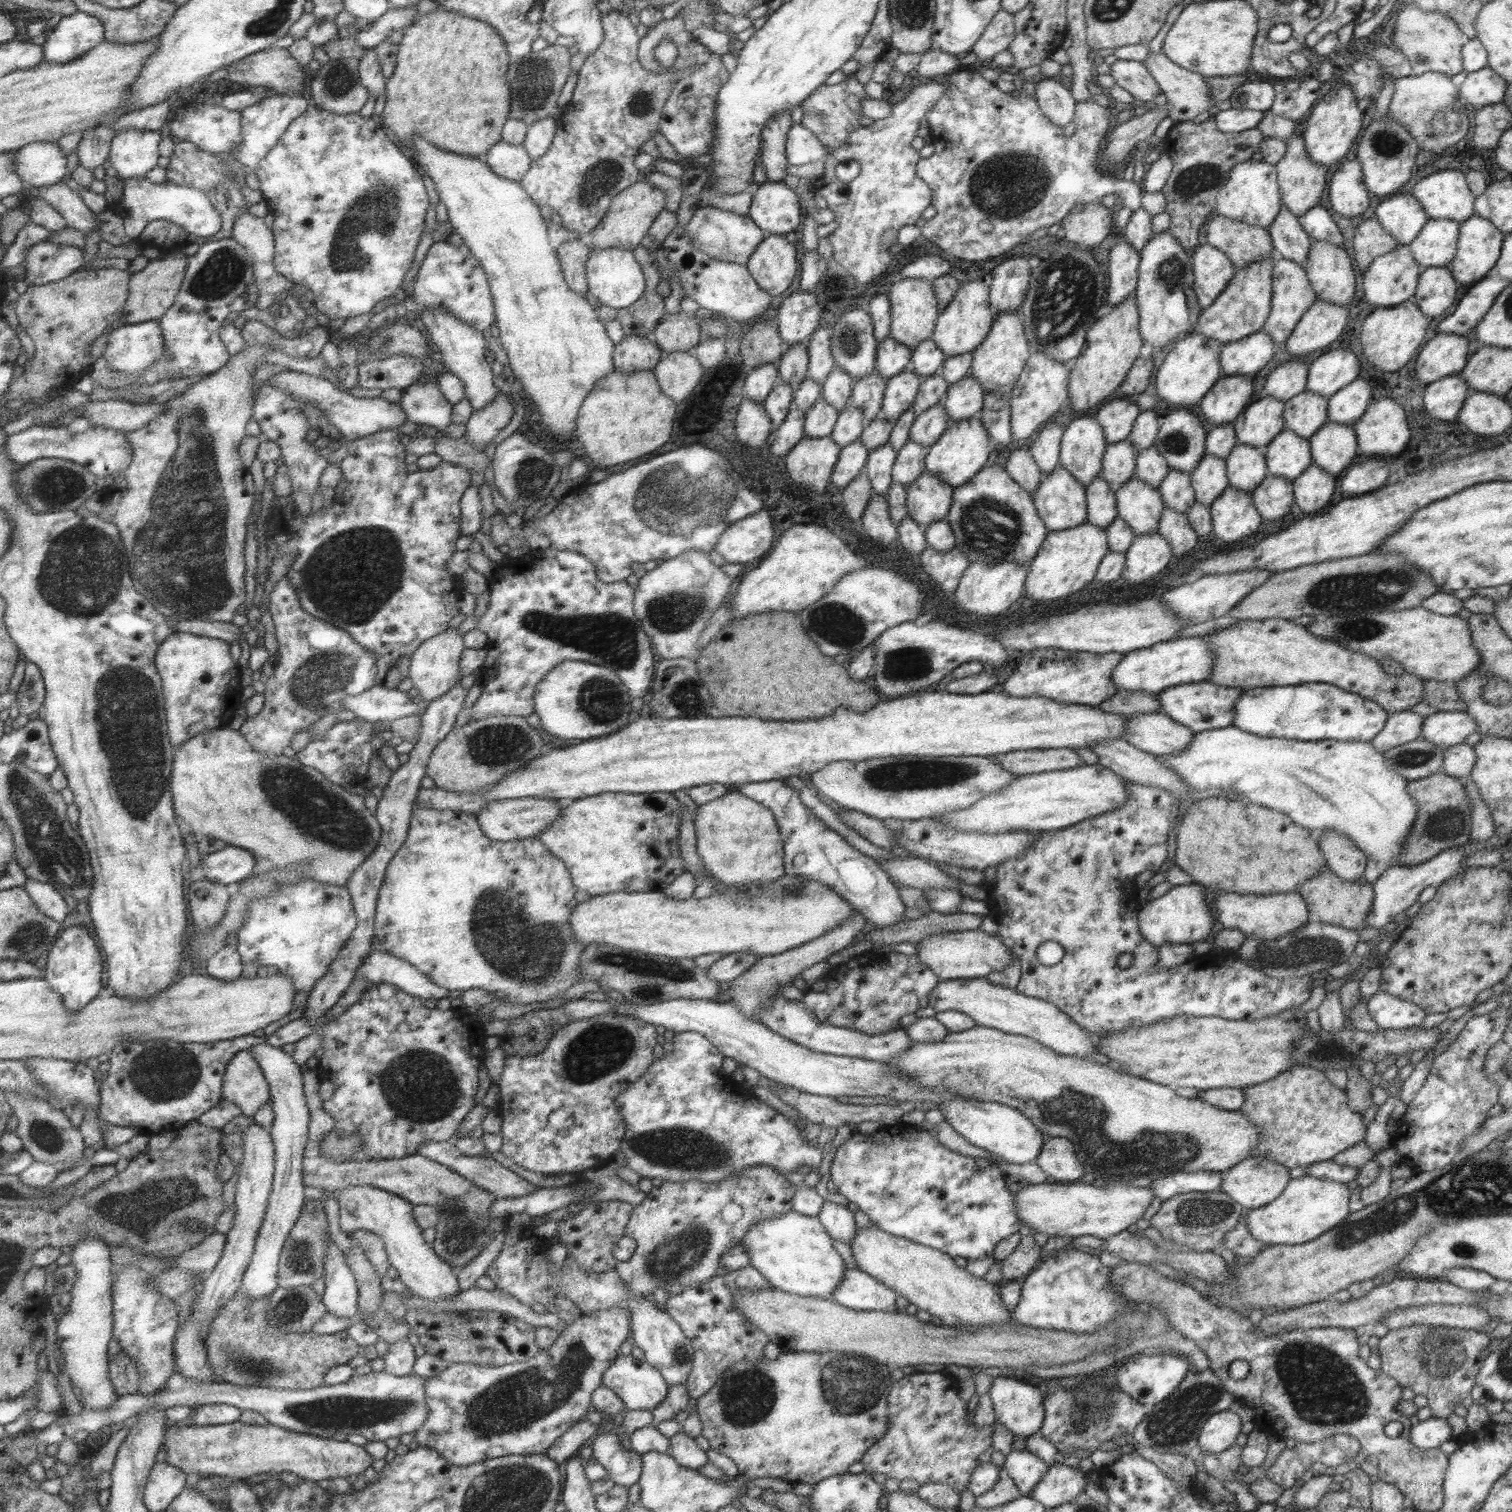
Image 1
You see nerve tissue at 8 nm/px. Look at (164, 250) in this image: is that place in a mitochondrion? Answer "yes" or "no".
no

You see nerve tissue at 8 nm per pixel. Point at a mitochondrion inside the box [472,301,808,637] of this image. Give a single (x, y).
(678, 501)

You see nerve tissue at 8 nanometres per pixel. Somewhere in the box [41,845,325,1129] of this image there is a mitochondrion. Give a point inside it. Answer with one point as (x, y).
(164, 1075)

